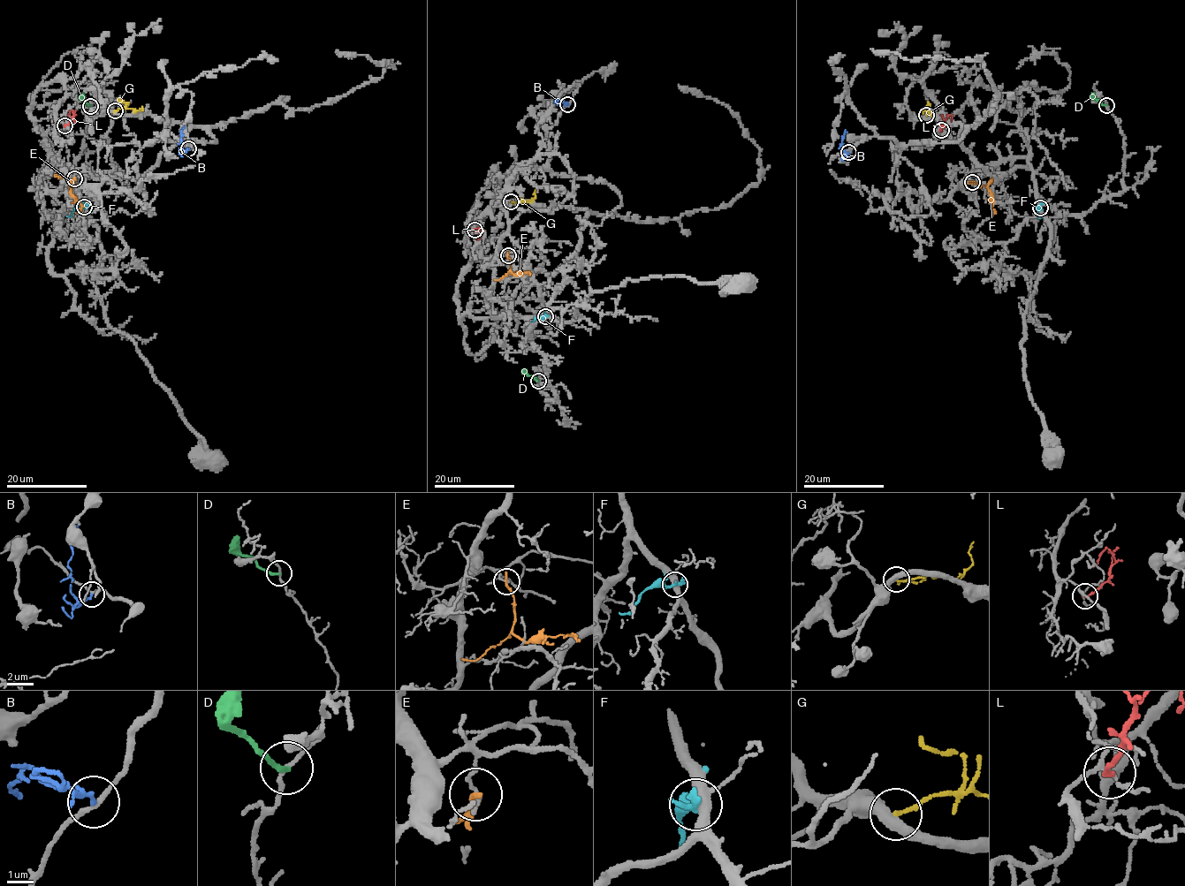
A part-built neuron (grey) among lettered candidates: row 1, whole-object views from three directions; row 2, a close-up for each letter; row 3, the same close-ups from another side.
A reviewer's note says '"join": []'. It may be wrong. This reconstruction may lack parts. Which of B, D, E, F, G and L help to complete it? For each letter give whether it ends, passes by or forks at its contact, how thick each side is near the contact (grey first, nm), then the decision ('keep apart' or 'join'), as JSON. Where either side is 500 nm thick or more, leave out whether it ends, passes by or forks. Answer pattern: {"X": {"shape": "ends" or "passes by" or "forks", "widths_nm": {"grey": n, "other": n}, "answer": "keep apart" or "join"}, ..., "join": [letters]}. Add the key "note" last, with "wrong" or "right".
{"B": {"shape": "ends", "widths_nm": {"grey": 180, "other": 180}, "answer": "keep apart"}, "D": {"shape": "ends", "widths_nm": {"grey": 150, "other": 190}, "answer": "keep apart"}, "E": {"shape": "ends", "widths_nm": {"grey": 160, "other": 240}, "answer": "keep apart"}, "F": {"shape": "ends", "widths_nm": {"grey": 360, "other": 320}, "answer": "keep apart"}, "G": {"shape": "ends", "widths_nm": {"grey": 420, "other": 140}, "answer": "keep apart"}, "L": {"shape": "ends", "widths_nm": {"grey": 140, "other": 180}, "answer": "keep apart"}, "join": [], "note": "right"}

